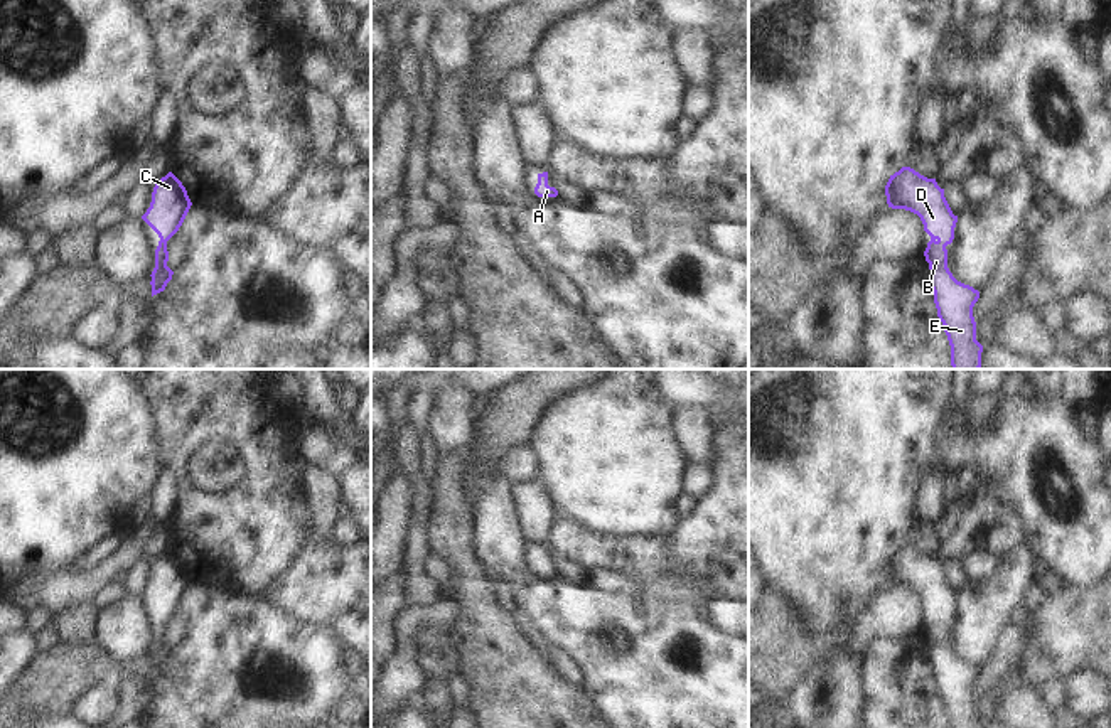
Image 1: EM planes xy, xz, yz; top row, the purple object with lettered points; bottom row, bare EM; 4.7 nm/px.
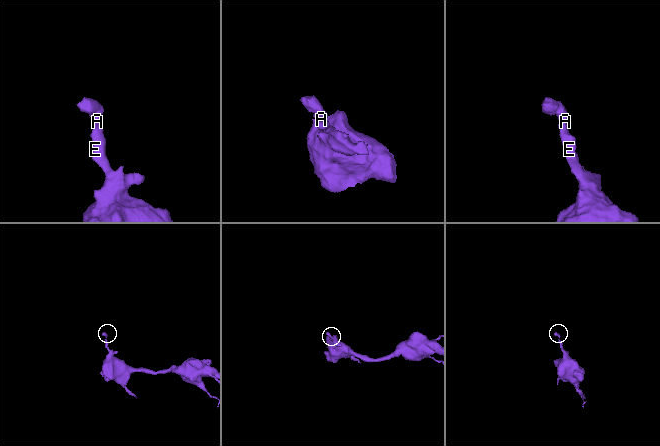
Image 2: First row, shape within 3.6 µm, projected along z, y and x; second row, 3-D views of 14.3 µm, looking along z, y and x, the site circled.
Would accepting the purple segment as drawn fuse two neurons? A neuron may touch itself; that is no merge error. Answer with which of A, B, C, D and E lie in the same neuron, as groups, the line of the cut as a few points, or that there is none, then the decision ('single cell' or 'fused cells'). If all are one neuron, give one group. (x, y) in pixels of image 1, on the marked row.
groups A B C D E; cut none; single cell

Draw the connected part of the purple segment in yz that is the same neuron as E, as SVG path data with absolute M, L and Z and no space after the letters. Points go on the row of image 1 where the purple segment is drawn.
M910 167L890 175L885 185L887 204L917 214L931 236L924 251L931 270L931 288L937 317L951 345L953 369L980 369L983 345L976 340L973 307L980 292L958 281L947 268L946 246L954 239L958 216L953 214L944 189Z

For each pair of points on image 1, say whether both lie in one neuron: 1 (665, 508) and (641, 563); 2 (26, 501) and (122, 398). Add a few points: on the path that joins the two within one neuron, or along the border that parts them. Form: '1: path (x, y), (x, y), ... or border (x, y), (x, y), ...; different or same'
1: border (612, 536), (668, 538); different
2: path (51, 476), (80, 449), (96, 423); same

